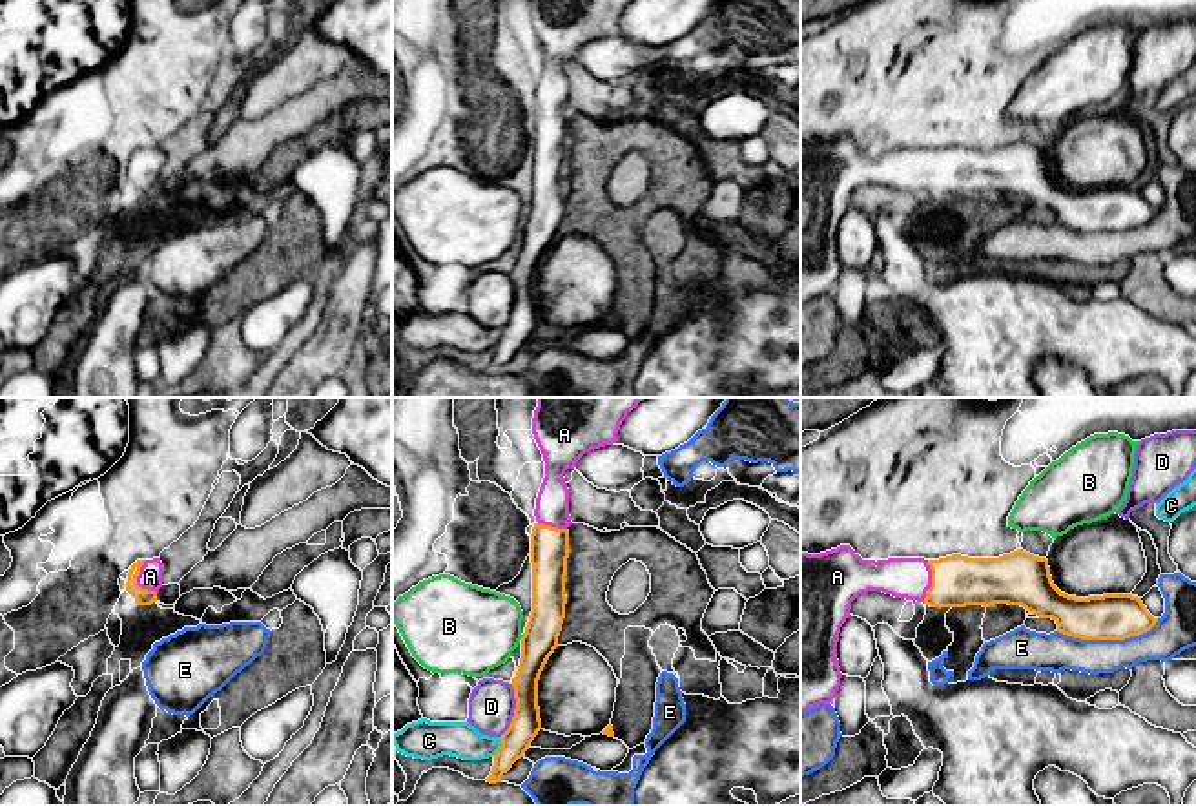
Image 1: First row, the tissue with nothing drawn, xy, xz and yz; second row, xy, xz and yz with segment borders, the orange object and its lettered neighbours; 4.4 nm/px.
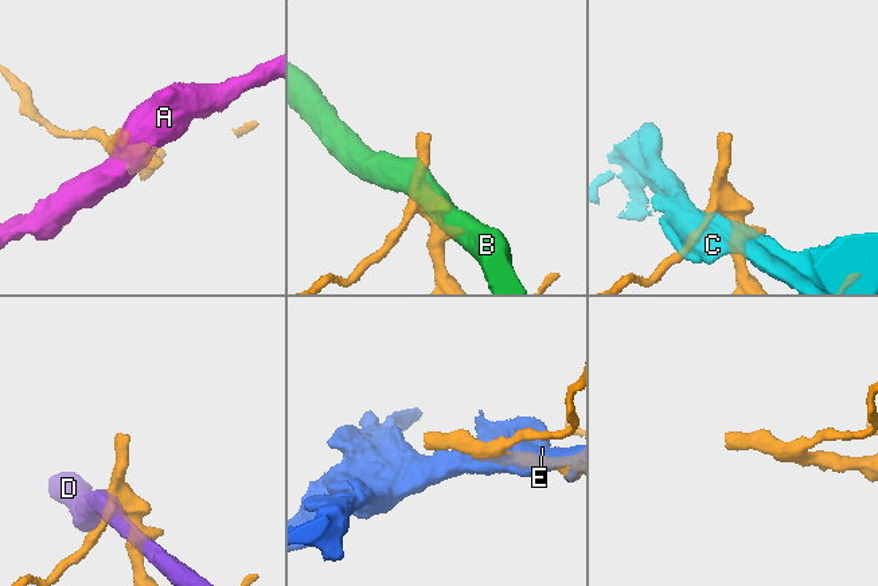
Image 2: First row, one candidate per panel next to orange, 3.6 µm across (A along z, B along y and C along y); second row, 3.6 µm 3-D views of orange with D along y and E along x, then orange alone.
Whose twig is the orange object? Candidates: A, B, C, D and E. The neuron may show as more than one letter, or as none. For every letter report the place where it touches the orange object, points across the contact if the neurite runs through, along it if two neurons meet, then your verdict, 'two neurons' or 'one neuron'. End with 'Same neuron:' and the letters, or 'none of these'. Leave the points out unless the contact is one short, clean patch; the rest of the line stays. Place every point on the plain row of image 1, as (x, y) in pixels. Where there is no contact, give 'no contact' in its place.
A: xy (135, 174) | across xy (143, 188), (143, 181), (135, 174), (150, 168) | one neuron
B: xz (522, 228) | along xz (524, 227), (520, 230) | two neurons
C: xz (502, 338) | two neurons
D: xz (515, 303) | along xz (513, 276), (515, 307), (500, 329) | two neurons
E: yz (1109, 230) | two neurons
Same neuron: A

